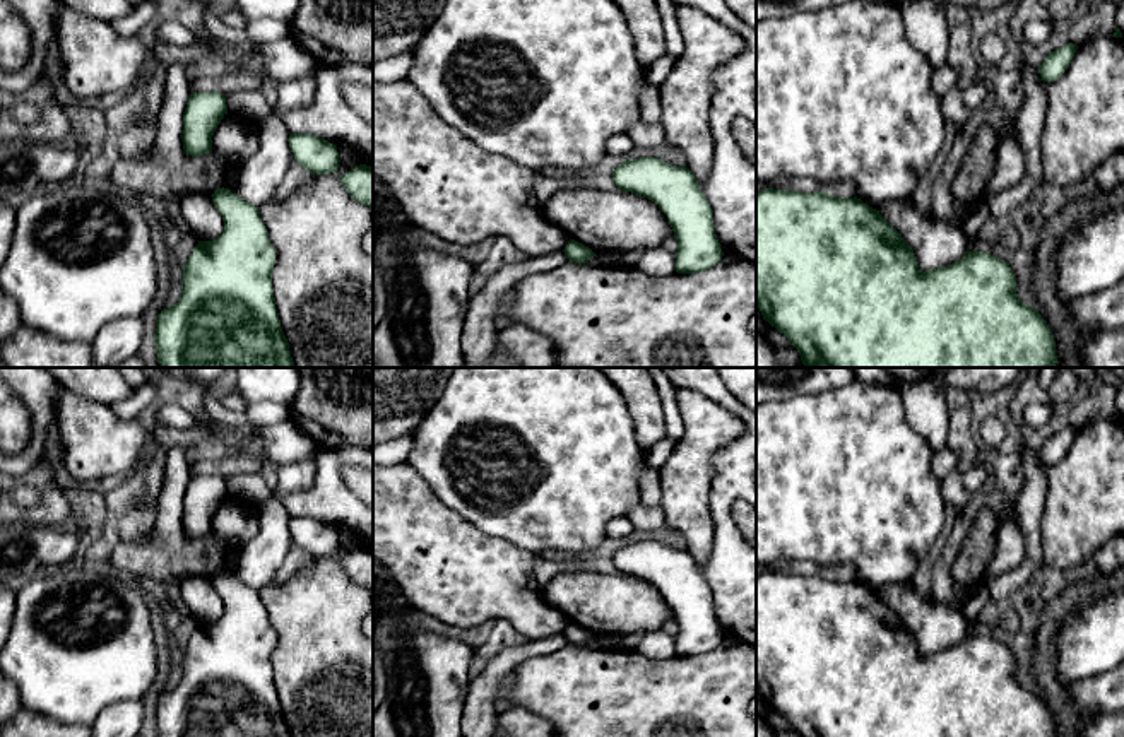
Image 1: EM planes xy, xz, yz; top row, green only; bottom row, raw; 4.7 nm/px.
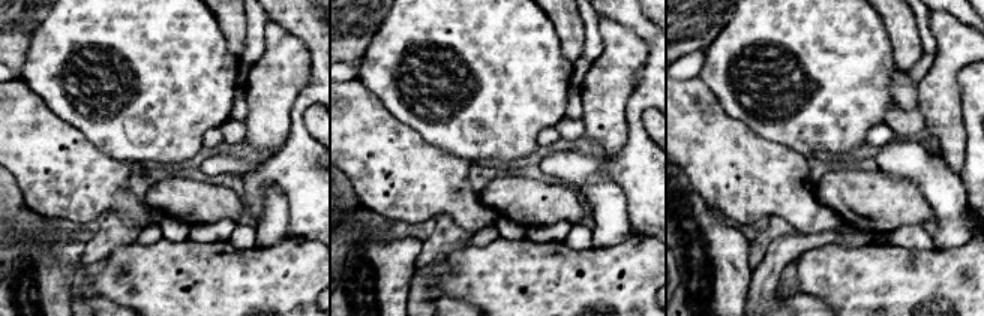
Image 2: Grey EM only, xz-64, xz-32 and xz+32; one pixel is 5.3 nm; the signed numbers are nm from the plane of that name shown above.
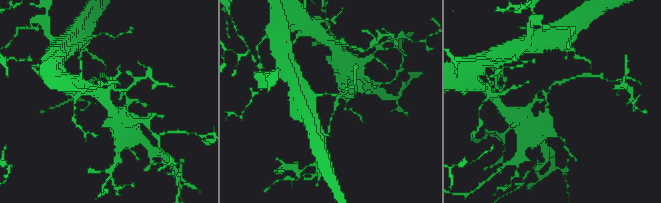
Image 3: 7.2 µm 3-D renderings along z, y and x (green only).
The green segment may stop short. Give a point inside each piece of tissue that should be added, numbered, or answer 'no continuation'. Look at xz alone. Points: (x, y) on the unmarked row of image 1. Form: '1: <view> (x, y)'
no continuation

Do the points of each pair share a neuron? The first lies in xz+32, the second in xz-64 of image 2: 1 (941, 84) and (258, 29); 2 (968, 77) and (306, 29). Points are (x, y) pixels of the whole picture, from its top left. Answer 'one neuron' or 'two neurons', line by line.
1: two neurons
2: one neuron

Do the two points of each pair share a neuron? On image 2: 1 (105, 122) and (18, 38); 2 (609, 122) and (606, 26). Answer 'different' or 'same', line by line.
1: different
2: same

